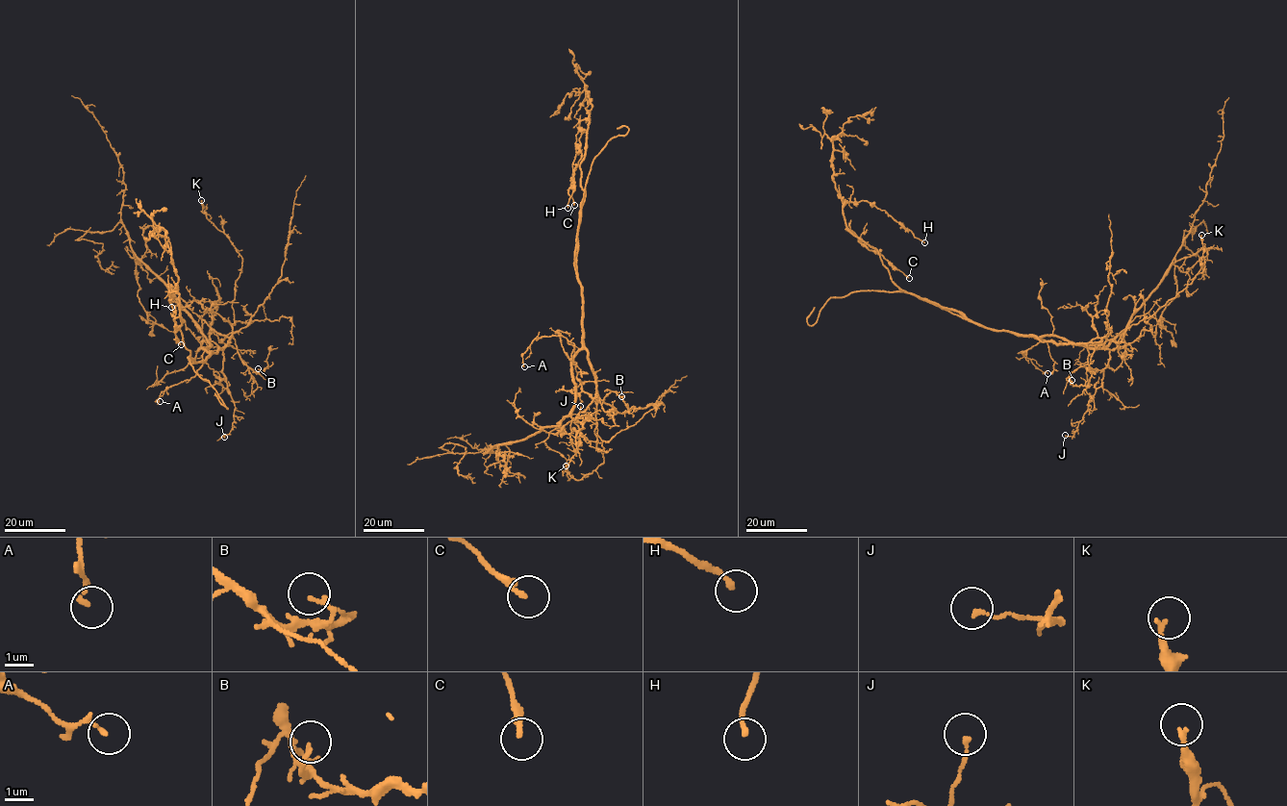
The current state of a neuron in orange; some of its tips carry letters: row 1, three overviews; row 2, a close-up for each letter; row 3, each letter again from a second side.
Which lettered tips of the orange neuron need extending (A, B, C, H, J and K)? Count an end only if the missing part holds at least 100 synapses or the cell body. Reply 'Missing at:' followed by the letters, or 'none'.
Missing at: none

